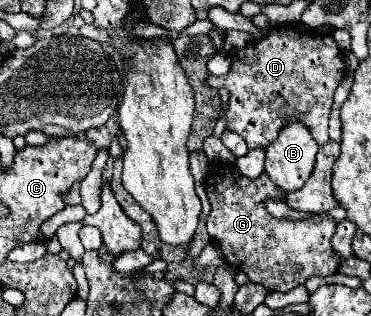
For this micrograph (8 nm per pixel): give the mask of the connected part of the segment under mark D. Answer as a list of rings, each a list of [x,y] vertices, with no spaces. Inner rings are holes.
[[[280,27],[280,29],[270,29],[268,37],[260,41],[248,43],[244,49],[240,49],[234,55],[230,73],[224,77],[214,77],[210,75],[206,79],[208,85],[214,89],[226,87],[230,91],[230,103],[228,103],[228,129],[244,137],[250,149],[254,147],[268,147],[276,137],[278,131],[290,123],[290,121],[300,121],[304,123],[314,141],[318,145],[328,143],[328,119],[330,119],[330,107],[332,107],[332,95],[338,87],[338,83],[344,77],[344,57],[342,51],[338,49],[336,41],[328,31],[312,31],[312,29],[296,29],[296,27]]]

